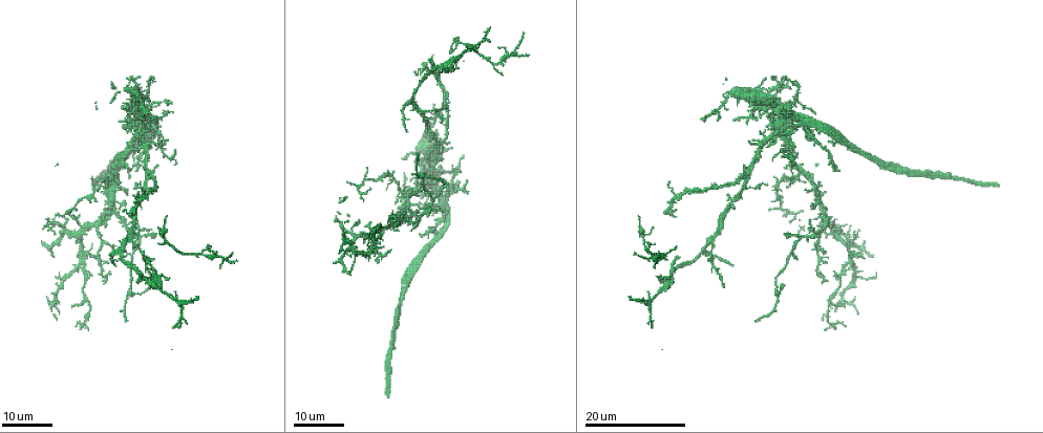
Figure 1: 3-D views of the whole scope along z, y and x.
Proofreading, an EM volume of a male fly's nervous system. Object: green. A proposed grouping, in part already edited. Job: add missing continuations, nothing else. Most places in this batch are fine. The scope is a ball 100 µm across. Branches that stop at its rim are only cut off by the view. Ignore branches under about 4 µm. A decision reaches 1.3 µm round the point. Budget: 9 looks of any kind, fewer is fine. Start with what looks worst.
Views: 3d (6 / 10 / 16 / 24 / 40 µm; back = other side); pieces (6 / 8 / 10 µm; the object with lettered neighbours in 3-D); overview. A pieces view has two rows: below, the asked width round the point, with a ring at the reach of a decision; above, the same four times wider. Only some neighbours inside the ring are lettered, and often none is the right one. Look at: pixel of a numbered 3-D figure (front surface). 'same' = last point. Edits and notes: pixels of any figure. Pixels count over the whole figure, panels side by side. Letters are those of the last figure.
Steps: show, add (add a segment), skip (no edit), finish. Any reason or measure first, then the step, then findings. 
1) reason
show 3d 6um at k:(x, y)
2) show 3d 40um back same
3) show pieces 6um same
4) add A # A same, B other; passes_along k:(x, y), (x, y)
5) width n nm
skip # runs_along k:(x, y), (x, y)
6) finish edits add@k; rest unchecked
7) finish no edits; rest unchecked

thin end
show 3d 24um at 1:(732, 264)

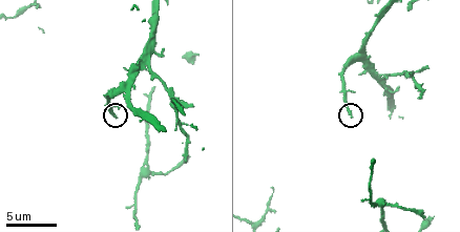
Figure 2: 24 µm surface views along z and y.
show 3d 10um at 2:(114, 115)

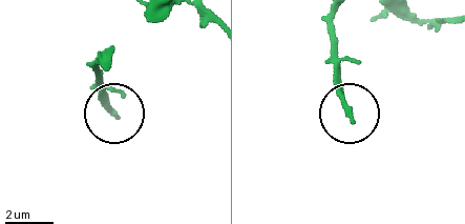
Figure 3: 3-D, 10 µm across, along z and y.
see the neighbours
show pieces 6um at 3:(116, 117)

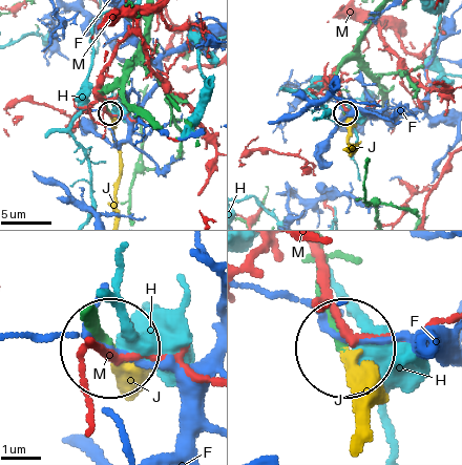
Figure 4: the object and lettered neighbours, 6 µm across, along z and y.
add J # F other, H other, J same, M other; passes_along 4:(92, 305), (119, 373); it goes on there

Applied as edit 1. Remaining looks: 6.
show overview

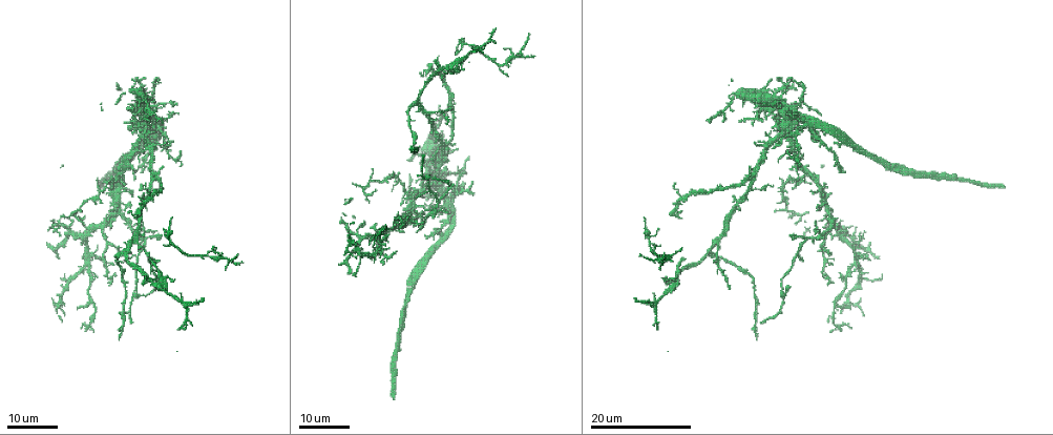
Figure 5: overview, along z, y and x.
free end
show 3d 24um at 5:(763, 105)

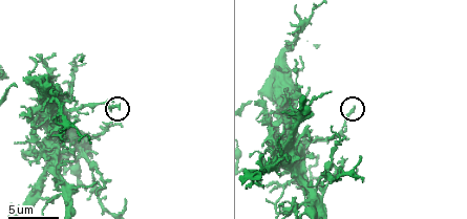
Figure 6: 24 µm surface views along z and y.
what lies round it
show pieces 6um at 6:(119, 107)

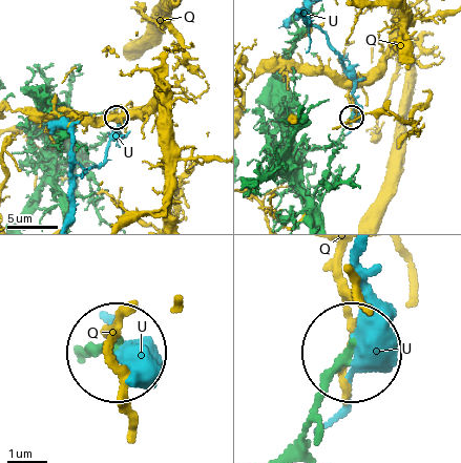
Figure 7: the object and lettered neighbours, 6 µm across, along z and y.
skip # Q other, U other; runs_along 7:(283, 447), (349, 351); none of them fits

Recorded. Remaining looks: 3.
free end
show 3d 24um at 5:(421, 221)

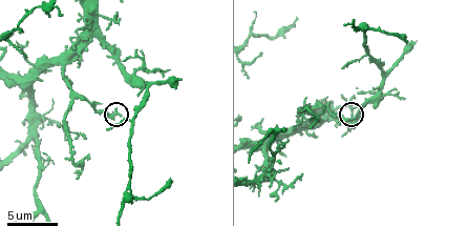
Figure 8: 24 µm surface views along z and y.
show pieces 10um at 8:(354, 116)

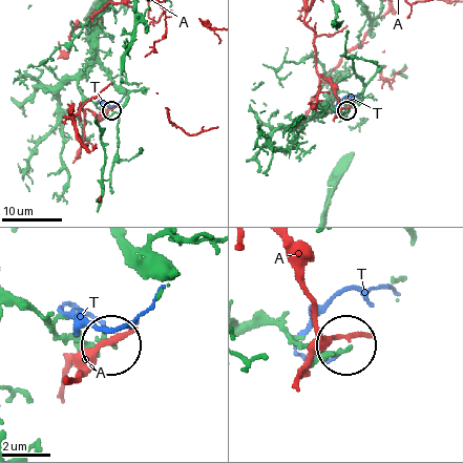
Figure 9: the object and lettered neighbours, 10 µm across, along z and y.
skip # A other, T other; no lettered segment goes on from it

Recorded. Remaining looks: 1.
free end
show pieces 6um at 2:(421, 97)

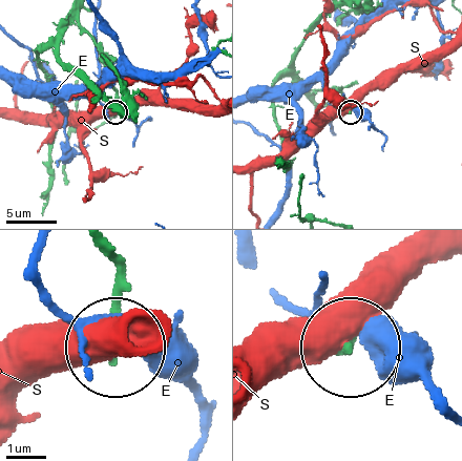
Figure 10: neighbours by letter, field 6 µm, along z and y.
skip # E other, S other; none of them fits

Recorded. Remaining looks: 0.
finish edits add@4; rest unchecked

